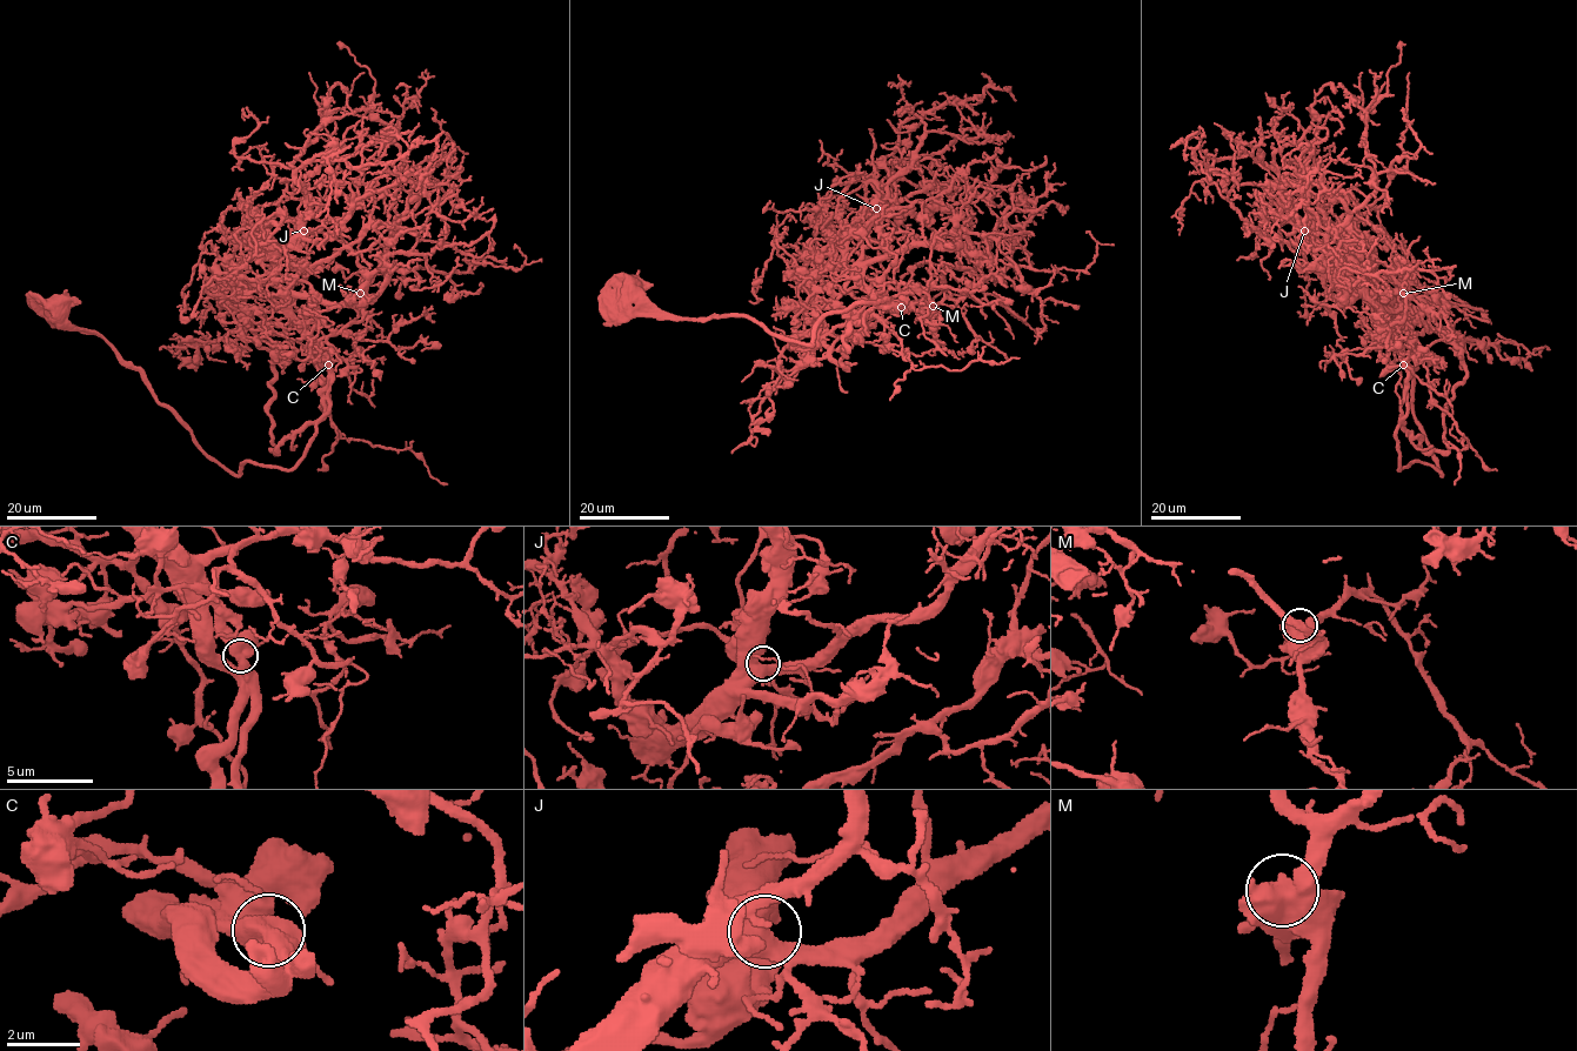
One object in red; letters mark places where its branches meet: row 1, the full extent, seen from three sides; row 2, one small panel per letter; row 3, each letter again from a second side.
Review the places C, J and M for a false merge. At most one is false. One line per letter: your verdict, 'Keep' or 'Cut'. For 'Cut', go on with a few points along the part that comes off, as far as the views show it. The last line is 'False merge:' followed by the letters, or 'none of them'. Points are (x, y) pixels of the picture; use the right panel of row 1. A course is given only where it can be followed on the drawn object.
C: Keep
J: Keep
M: Keep
False merge: none of them

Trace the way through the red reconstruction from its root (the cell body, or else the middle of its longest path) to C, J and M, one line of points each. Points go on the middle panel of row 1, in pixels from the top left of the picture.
C: (632, 288), (674, 318), (743, 316), (812, 345), (816, 323), (829, 314), (887, 299), (895, 310), (901, 307)
J: (632, 288), (674, 318), (743, 316), (812, 345), (829, 314), (901, 312), (847, 266), (876, 208)
M: (632, 288), (674, 318), (743, 316), (812, 345), (857, 303), (933, 306)

